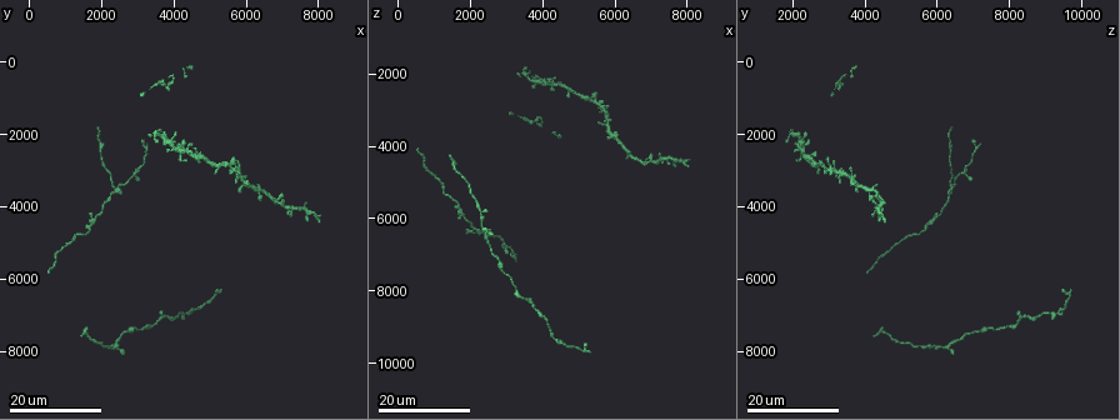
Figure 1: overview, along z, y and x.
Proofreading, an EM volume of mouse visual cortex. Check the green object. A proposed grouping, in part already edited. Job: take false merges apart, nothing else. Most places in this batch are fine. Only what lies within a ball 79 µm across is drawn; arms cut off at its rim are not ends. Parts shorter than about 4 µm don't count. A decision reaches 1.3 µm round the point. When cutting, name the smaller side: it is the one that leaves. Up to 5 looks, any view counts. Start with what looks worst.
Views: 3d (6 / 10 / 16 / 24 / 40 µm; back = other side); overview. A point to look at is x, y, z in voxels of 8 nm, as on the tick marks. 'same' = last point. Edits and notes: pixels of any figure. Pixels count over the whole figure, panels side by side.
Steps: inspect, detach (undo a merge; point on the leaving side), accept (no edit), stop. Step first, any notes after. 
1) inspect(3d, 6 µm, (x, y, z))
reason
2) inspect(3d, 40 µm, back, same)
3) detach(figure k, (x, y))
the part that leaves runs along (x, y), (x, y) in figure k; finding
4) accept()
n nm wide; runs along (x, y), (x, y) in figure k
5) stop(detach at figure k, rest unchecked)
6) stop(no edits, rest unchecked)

inspect(3d, 16 µm, (2500, 3500, 6400))
looks like a crossing

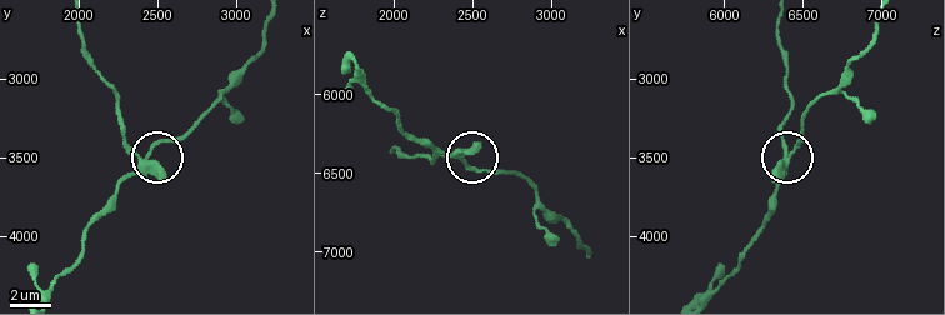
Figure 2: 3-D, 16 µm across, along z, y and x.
inspect(3d, 6 µm, (2400, 3520, 6380))

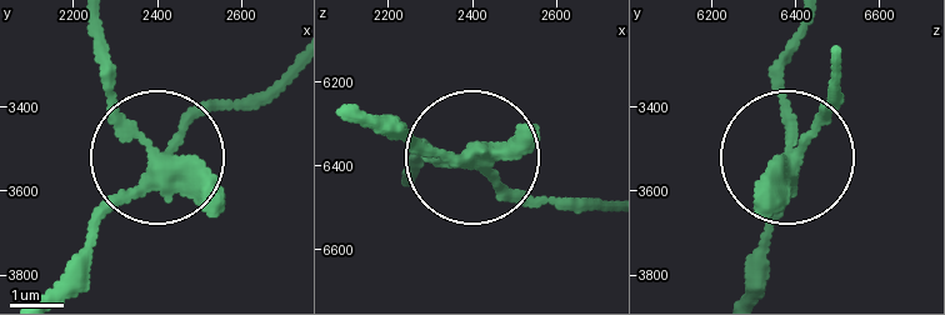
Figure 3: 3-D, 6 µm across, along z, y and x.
detach(figure 3, (109, 48))
side arm 17 µm; the part that leaves runs along (128, 120), (100, 31) in figure 3; a second neuron is stuck on

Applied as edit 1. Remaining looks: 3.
inspect(overview)
redraw

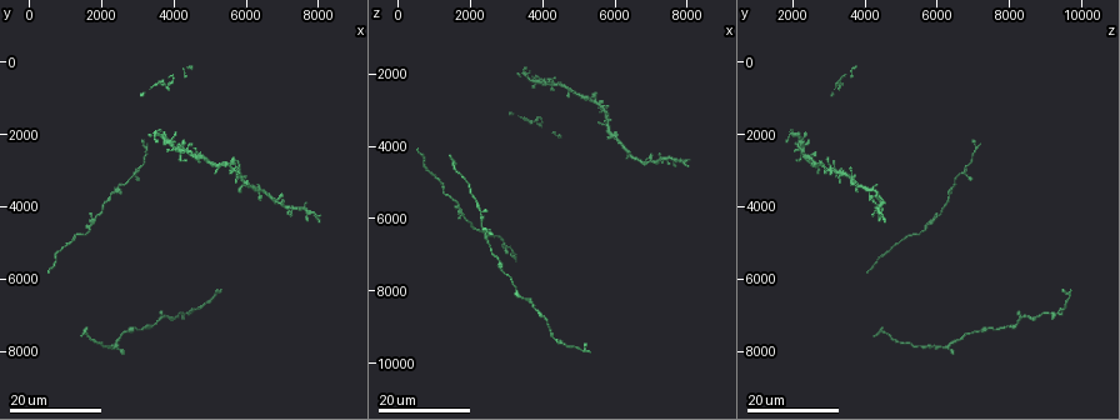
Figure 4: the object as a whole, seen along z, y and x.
inspect(3d, 24 µm, (3100, 2200, 7000))
three arms meet

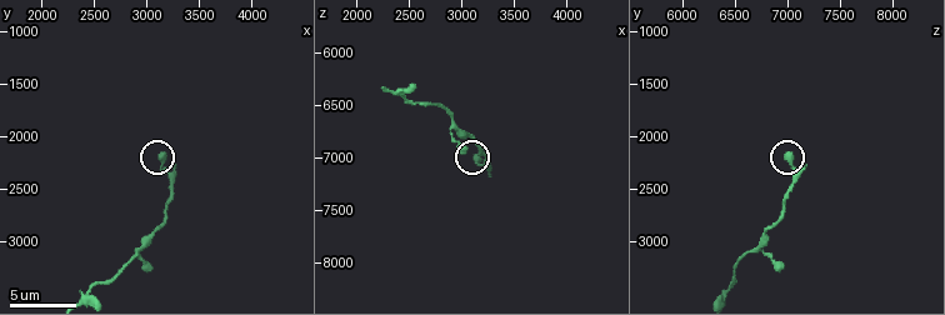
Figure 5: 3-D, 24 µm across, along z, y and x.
inspect(3d, 6 µm, (3160, 2300, 7060))
zoom in

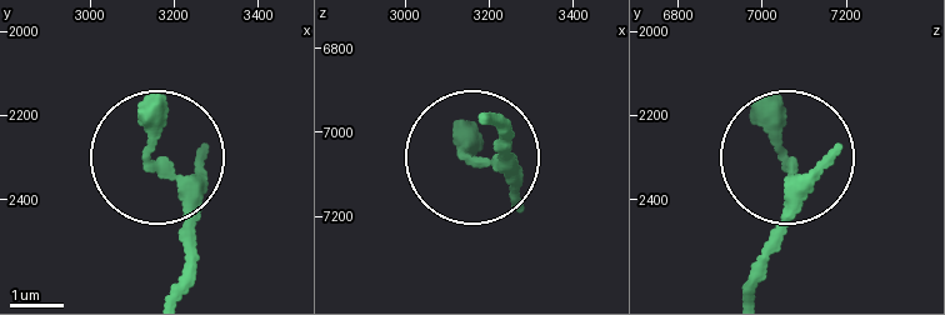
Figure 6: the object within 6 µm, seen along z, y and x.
accept()
3 arms; runs along (749, 288), (789, 194), (789, 158) in figure 6; all the same neuron

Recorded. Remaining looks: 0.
stop(detach at figure 3, rest unchecked)

